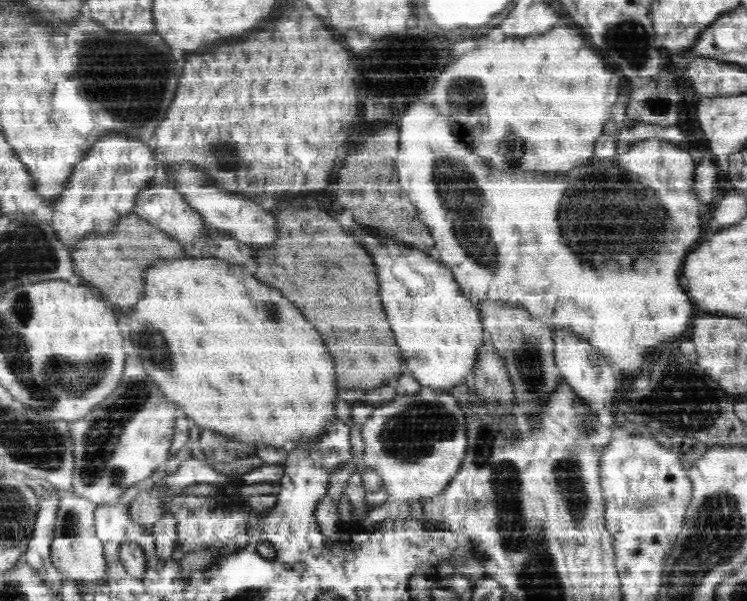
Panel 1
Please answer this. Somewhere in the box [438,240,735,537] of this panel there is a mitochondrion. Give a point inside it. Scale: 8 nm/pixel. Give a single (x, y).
(684, 400)

